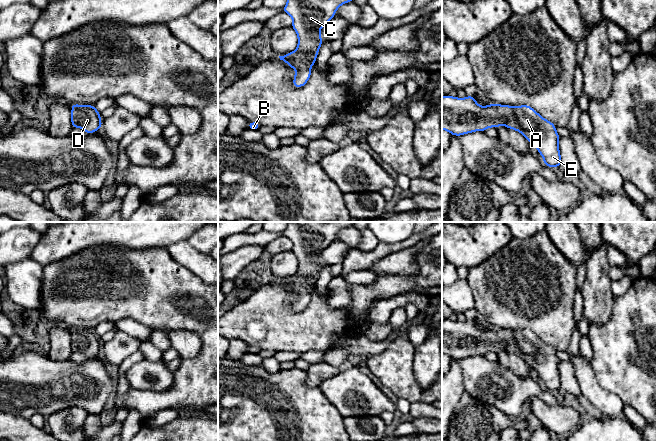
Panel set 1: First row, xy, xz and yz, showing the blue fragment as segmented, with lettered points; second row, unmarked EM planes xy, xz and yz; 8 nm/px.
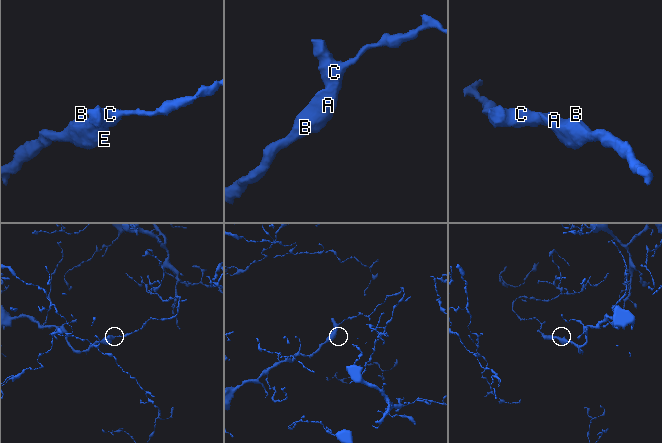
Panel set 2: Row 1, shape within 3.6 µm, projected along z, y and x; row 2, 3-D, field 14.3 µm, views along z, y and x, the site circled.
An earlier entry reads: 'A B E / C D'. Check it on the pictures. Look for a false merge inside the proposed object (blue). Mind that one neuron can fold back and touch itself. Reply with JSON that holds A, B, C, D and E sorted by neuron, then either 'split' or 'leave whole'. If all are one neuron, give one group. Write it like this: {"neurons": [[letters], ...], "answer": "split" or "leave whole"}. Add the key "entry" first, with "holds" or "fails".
{"entry": "fails", "neurons": [["A", "B", "C", "D", "E"]], "answer": "leave whole"}

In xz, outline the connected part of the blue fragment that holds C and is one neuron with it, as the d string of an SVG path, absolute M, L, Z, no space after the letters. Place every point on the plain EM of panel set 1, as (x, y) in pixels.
M287 222L283 236L293 244L291 251L298 261L295 275L279 280L289 291L296 294L293 310L303 311L311 300L311 292L316 287L322 269L320 254L336 238L337 233L355 222Z

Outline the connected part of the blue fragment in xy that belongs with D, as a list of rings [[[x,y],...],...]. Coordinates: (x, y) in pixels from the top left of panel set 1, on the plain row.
[[[71,329],[71,348],[72,352],[81,352],[88,358],[102,352],[100,336],[94,329]]]

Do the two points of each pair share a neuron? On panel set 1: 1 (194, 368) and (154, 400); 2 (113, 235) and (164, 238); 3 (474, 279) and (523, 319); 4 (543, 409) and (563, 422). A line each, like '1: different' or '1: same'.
1: same
2: same
3: same
4: same

